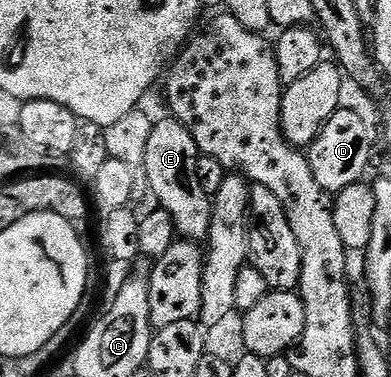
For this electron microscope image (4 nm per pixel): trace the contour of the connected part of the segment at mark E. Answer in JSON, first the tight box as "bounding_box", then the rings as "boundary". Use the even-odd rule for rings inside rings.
{"bounding_box":[141,119,211,242],"boundary":[[[156,119],[151,125],[141,172],[147,175],[147,184],[159,199],[158,203],[172,216],[176,233],[184,240],[203,242],[211,225],[211,200],[205,190],[201,190],[201,181],[197,179],[197,162],[201,153],[197,142],[193,142],[193,134],[185,130],[180,120],[166,119]]]}

